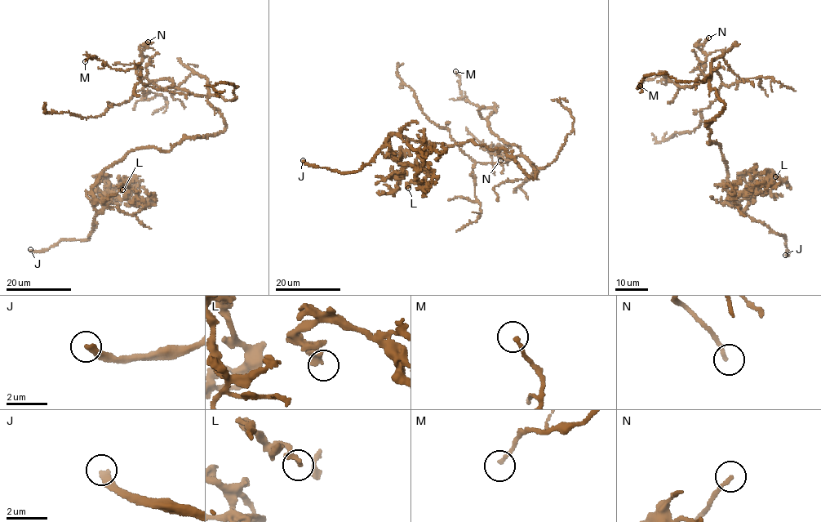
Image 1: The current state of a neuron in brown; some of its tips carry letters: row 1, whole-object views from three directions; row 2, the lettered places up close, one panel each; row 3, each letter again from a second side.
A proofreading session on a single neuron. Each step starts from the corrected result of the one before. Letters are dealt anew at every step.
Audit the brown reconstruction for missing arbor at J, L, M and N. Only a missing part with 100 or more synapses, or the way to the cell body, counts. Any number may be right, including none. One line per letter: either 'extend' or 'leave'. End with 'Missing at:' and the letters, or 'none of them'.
J: extend
L: leave
M: leave
N: leave
Missing at: J

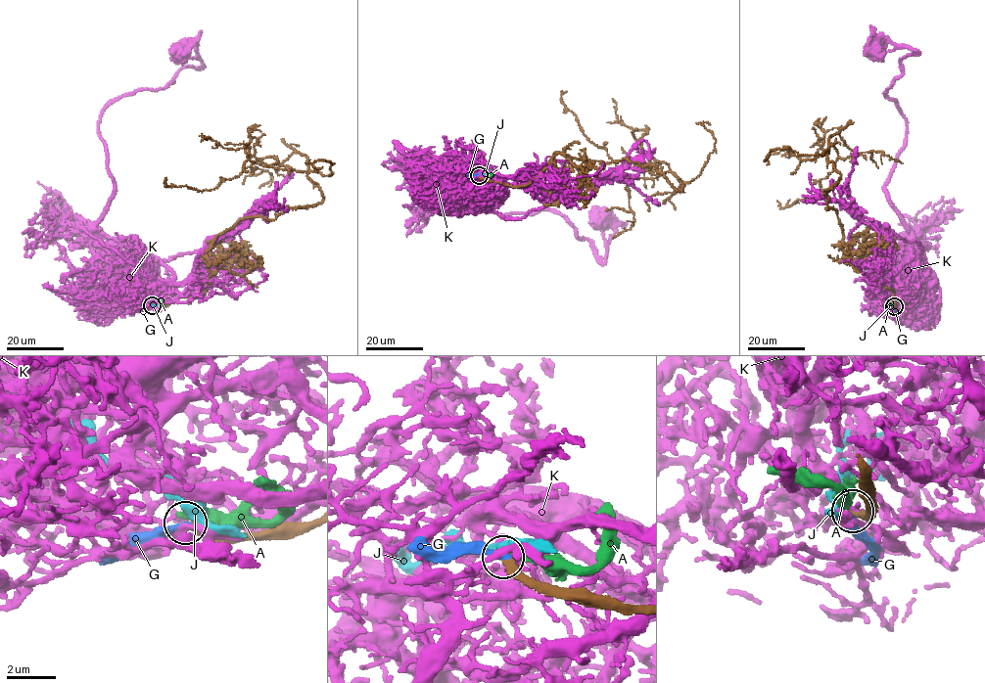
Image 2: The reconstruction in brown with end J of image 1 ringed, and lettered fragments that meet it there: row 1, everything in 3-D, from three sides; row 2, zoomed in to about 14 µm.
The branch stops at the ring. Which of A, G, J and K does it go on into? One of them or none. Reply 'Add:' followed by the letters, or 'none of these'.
Add: none of these

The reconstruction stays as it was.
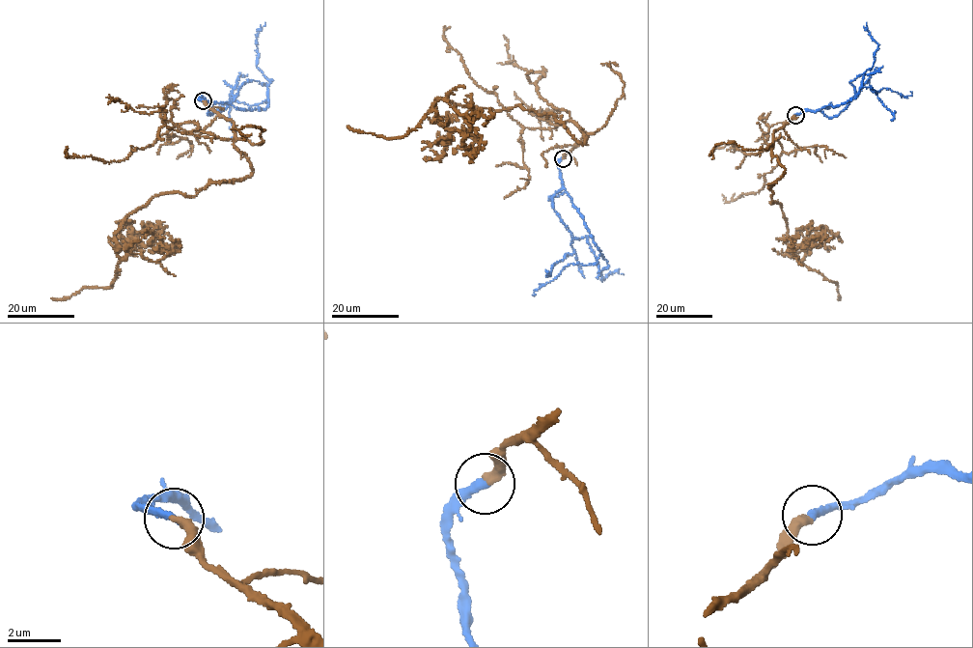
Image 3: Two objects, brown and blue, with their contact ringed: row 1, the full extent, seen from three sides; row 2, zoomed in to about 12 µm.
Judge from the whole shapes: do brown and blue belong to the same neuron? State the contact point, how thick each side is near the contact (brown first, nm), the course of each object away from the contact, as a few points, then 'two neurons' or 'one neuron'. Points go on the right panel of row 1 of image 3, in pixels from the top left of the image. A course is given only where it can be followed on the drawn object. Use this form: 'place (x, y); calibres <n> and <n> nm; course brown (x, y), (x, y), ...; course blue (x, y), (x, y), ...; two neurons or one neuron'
place (795, 115); calibres 360 and 320 nm; course brown (794, 115), (773, 133), (784, 170), (770, 202), (791, 257), (791, 245), (829, 237); course blue (794, 115), (838, 106), (856, 98), (861, 86), (876, 94), (889, 89), (905, 97), (912, 95), (910, 91); one neuron

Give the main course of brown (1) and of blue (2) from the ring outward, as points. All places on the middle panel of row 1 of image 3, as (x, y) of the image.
1: (563, 158), (587, 136), (551, 113), (437, 98), (481, 114), (470, 125), (479, 148), (463, 155)
2: (563, 158), (558, 163), (562, 187), (600, 251), (595, 264), (568, 265), (558, 275), (535, 290), (535, 294)

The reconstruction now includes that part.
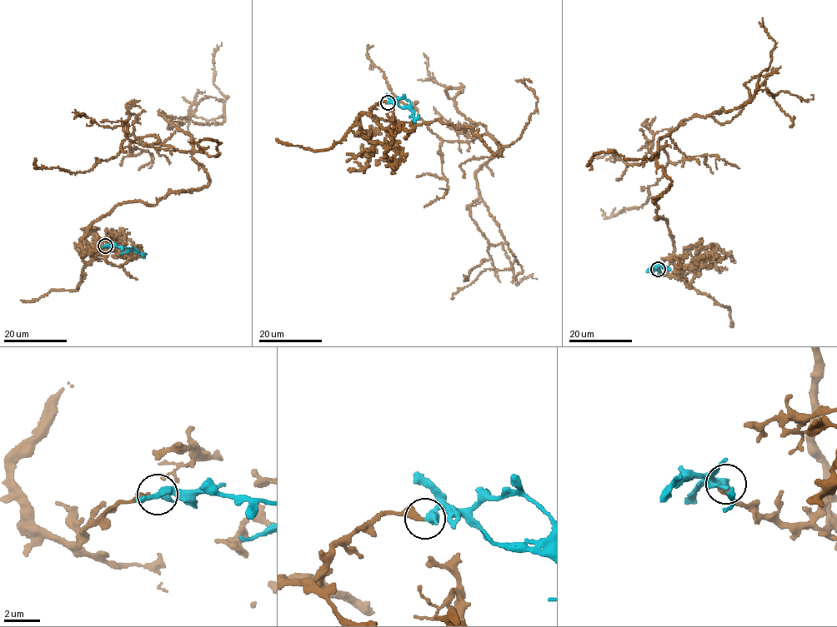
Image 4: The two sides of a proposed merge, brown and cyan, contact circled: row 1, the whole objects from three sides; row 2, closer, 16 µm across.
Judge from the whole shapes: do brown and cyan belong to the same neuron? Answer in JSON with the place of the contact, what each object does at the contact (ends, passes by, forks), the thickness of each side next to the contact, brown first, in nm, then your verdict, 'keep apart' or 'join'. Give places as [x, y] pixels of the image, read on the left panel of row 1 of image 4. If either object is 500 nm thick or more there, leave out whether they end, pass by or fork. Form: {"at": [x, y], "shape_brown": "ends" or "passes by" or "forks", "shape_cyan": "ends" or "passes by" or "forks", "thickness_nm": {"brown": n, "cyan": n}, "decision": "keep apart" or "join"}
{"at": [105, 246], "shape_brown": "ends", "shape_cyan": "ends", "thickness_nm": {"brown": 280, "cyan": 440}, "decision": "join"}

